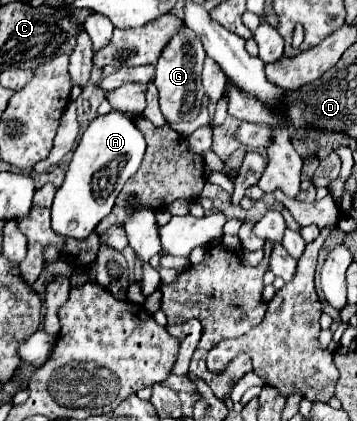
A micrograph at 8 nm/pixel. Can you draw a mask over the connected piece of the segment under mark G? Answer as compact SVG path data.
M182 24L182 30L178 30L178 34L174 34L174 38L166 44L156 64L154 84L160 92L160 110L166 122L182 122L182 120L190 122L200 114L202 98L204 98L204 90L200 82L204 58L206 58L206 52L202 48L200 38L186 24Z

